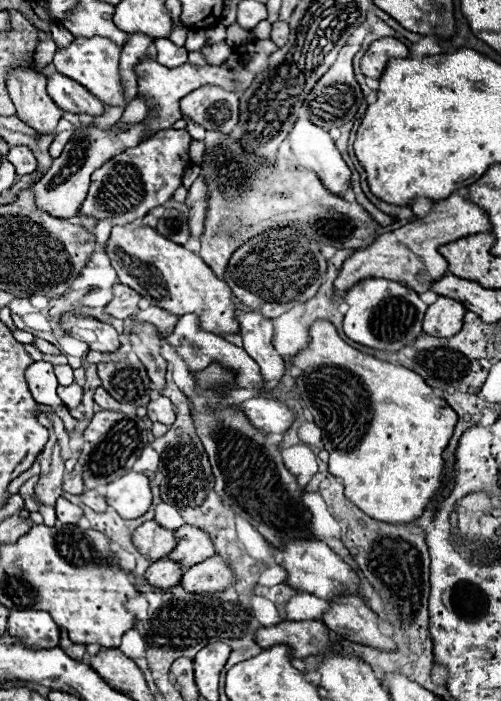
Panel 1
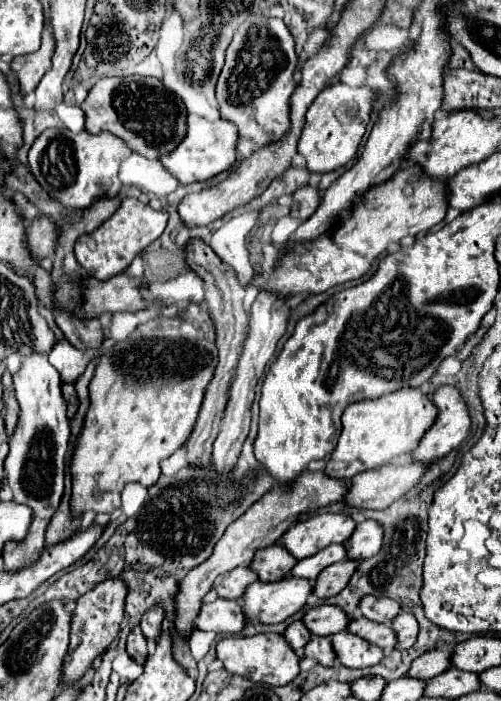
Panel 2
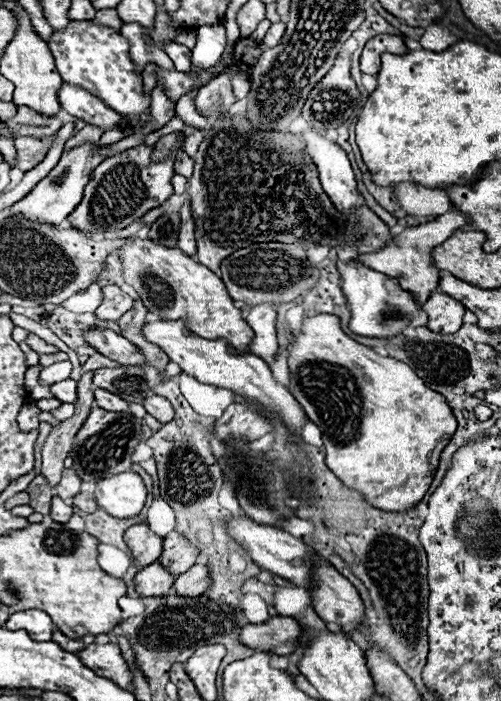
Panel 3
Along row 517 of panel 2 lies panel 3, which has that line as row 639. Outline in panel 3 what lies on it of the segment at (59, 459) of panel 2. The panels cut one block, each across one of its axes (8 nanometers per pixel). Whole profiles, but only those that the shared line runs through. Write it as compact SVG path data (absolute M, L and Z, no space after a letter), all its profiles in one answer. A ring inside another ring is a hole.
M22 610L22 612L14 612L8 618L6 628L26 628L26 632L34 636L34 640L52 640L54 622L42 610Z

